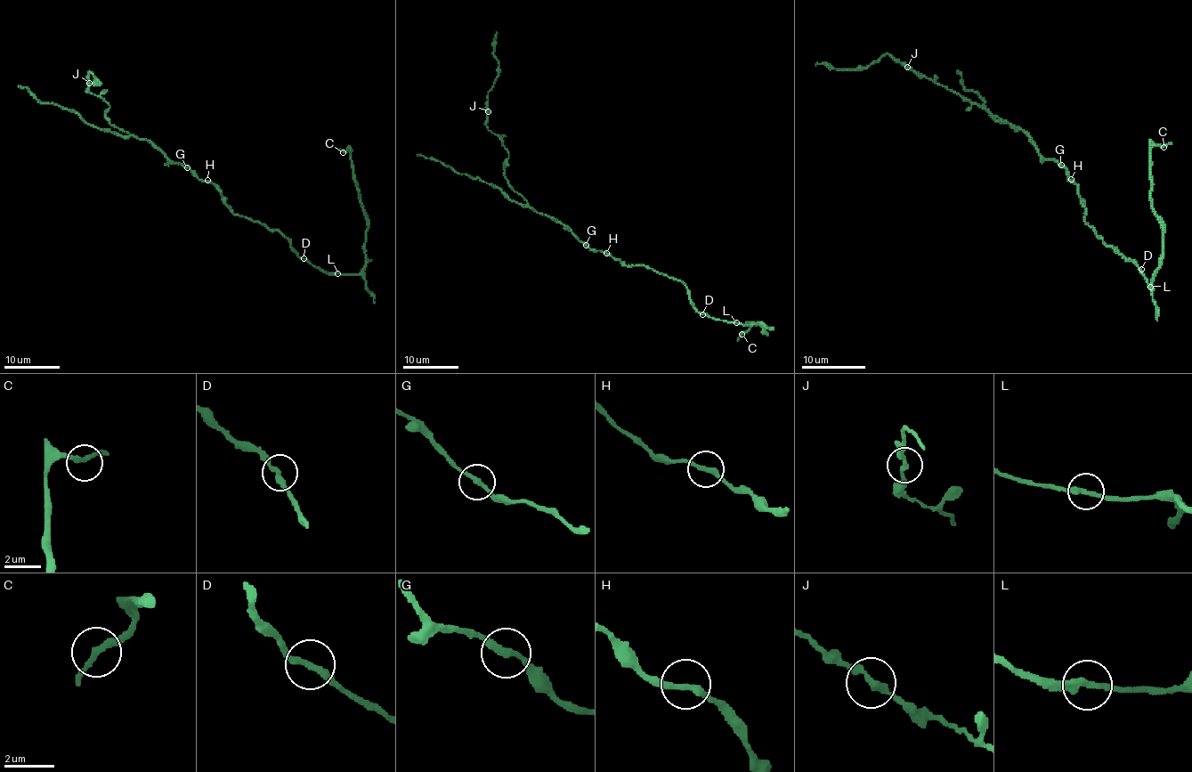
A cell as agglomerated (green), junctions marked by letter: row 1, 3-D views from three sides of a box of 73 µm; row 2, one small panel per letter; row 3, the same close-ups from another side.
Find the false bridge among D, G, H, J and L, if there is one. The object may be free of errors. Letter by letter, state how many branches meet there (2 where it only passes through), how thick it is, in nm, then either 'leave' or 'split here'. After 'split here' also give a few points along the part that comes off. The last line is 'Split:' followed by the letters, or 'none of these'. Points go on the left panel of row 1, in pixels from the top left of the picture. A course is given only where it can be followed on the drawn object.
D: branches 2; calibre 260 nm; leave
G: branches 2; calibre 260 nm; leave
H: branches 2; calibre 260 nm; leave
J: branches 2; calibre 240 nm; leave
L: branches 2; calibre 260 nm; leave
Split: none of these

